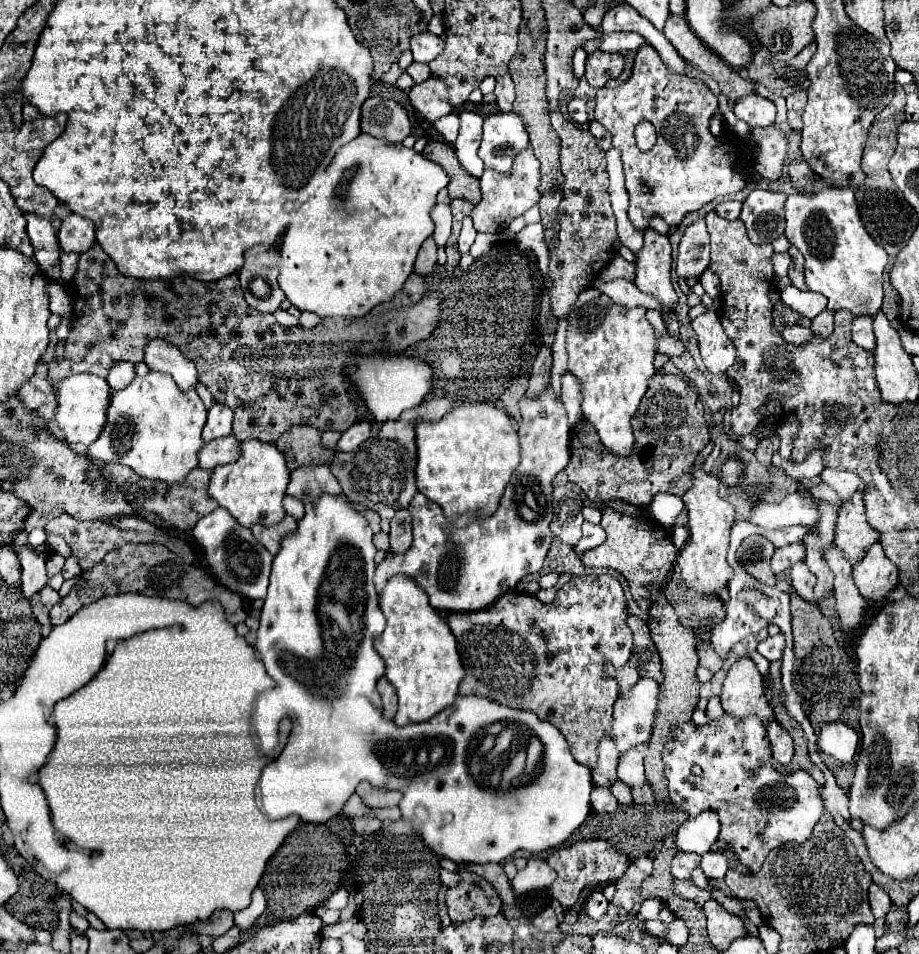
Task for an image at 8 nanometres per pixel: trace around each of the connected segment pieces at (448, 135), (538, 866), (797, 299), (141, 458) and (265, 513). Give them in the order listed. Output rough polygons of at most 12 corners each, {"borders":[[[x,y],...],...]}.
{"borders":[[[458,113],[440,117],[434,127],[448,141],[458,137]],[[544,859],[528,865],[510,881],[514,895],[548,889],[556,871]],[[794,285],[780,299],[800,315],[814,319],[826,309],[824,295]],[[164,373],[112,393],[88,457],[184,483],[206,407]],[[244,441],[208,493],[242,527],[286,515],[290,471],[272,443]]]}

